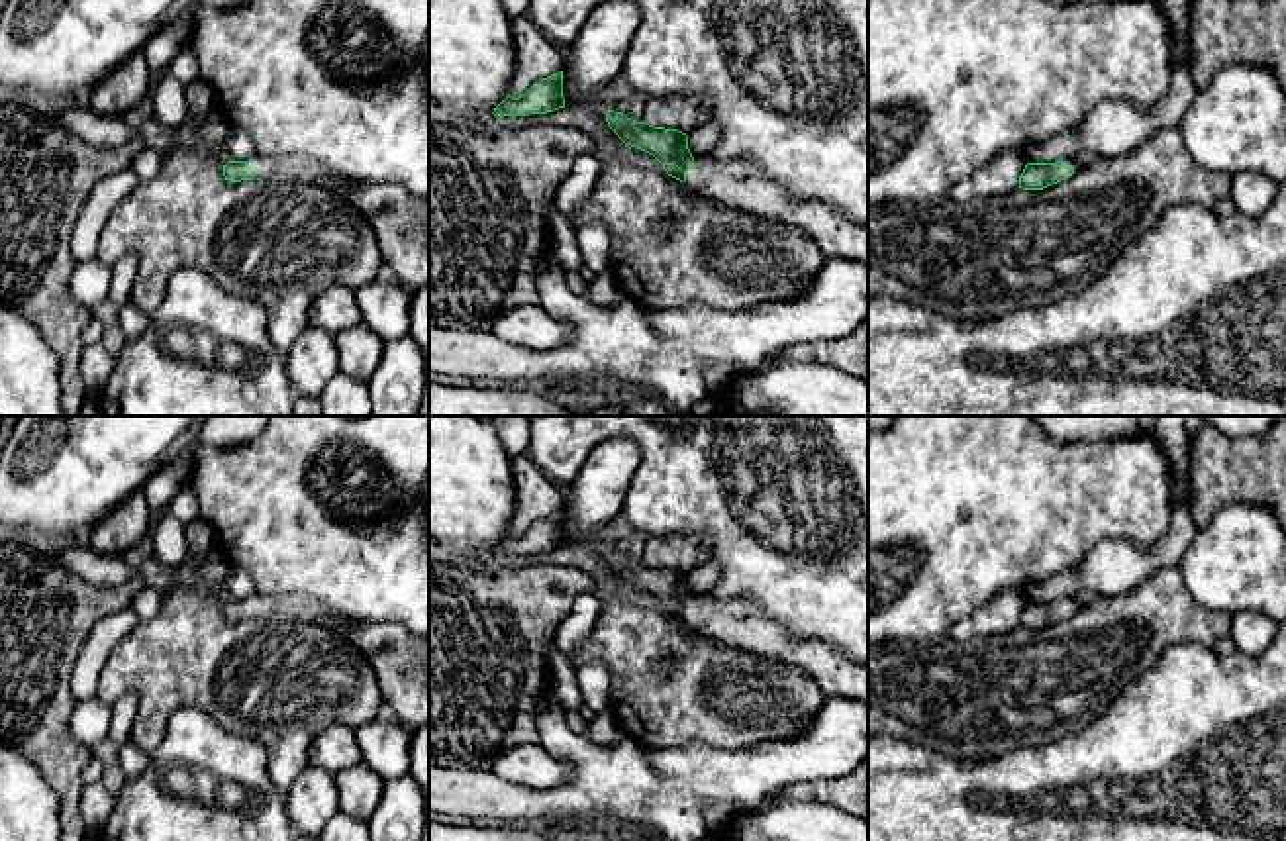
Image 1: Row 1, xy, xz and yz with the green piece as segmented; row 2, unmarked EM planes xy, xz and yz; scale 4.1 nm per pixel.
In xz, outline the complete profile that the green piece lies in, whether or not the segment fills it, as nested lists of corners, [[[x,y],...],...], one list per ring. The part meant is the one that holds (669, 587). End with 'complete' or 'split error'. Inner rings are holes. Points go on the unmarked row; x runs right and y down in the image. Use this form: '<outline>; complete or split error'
[[[606,551],[608,567],[631,586],[653,594],[668,616],[690,631],[739,645],[751,653],[782,659],[802,667],[827,696],[868,704],[868,667],[819,639],[798,641],[768,619],[751,600],[716,600],[692,594],[688,574],[678,569],[653,567],[623,551]]]; split error

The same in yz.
[[[1063,598],[1055,602],[1027,602],[1021,616],[1019,627],[1023,629],[1043,629],[1064,618],[1070,618],[1080,606],[1080,598]]]; split error

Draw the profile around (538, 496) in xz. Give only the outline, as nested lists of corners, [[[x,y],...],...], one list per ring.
[[[527,453],[512,457],[512,476],[518,504],[508,533],[519,537],[535,521],[563,510],[565,500],[557,482]]]

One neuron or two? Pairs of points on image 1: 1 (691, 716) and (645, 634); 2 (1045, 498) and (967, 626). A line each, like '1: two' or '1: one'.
1: one
2: two

